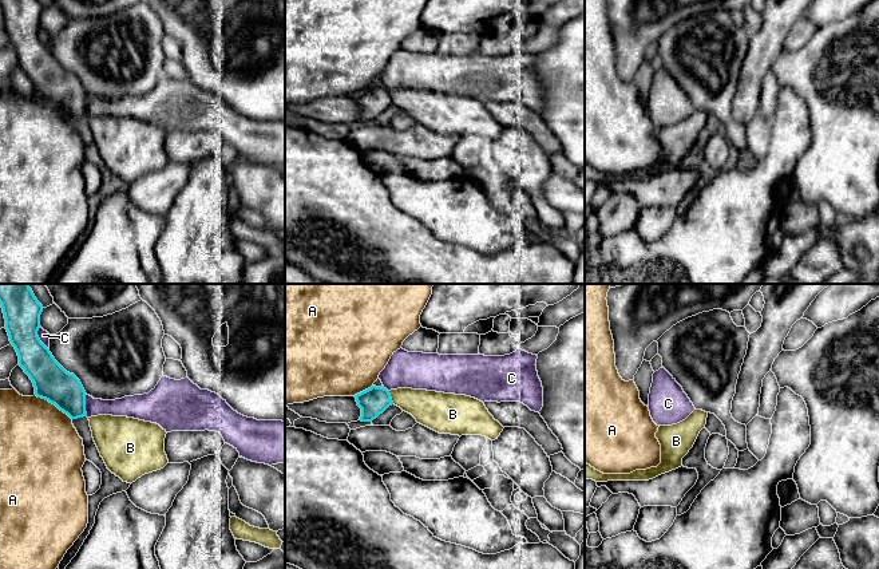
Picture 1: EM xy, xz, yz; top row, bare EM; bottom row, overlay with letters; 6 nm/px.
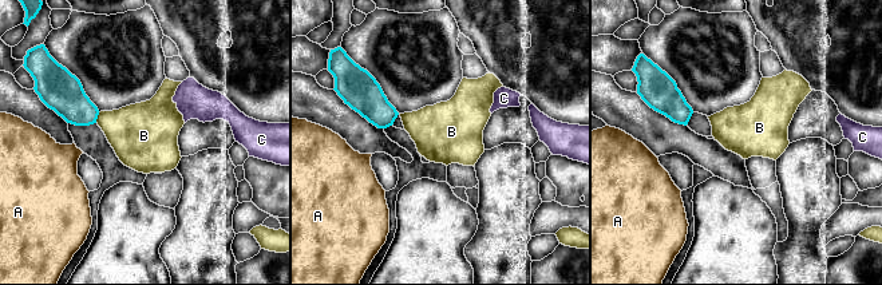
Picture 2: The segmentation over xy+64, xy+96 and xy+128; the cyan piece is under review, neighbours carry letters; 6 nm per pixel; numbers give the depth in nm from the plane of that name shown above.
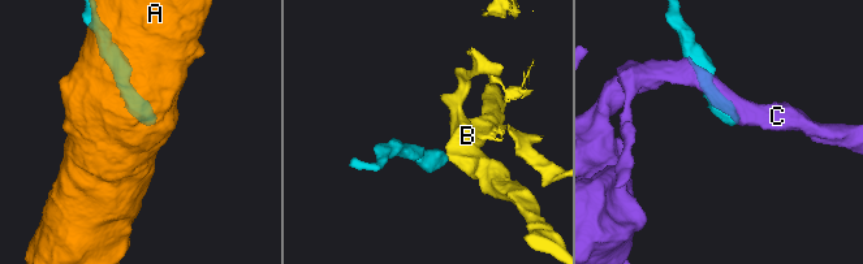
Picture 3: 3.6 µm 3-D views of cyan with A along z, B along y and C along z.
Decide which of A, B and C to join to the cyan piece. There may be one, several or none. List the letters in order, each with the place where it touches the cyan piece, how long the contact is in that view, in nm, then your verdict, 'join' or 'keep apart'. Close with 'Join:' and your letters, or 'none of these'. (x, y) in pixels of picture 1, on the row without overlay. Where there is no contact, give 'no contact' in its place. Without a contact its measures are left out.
A: xy (54, 103) | 280 nm | keep apart
B: xz (391, 98) | 90 nm | keep apart
C: xy (39, 39) | 160 nm | keep apart
Join: none of these

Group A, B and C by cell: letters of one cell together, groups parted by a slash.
A / B / C

